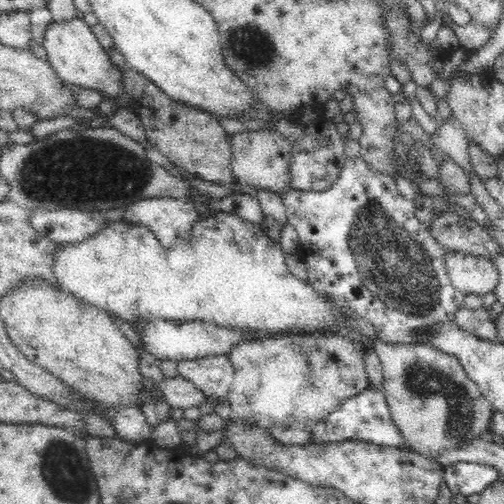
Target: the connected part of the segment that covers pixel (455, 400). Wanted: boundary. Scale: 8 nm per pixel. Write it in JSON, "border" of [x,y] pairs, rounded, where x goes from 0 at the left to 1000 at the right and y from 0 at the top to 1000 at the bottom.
{"border":[[[754,673],[742,681],[742,694],[758,726],[762,748],[758,776],[772,804],[774,825],[796,851],[796,863],[804,867],[806,893],[819,893],[833,905],[855,907],[857,913],[863,913],[863,901],[873,891],[929,883],[956,857],[972,853],[978,806],[970,790],[954,780],[944,758],[933,754],[915,716],[905,706],[881,700],[875,692],[857,690],[847,683],[778,683]]]}

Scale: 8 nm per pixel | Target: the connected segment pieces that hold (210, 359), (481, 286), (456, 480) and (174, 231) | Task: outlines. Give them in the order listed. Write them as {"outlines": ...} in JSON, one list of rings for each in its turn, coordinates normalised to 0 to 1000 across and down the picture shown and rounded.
{"outlines":[[[[419,700],[395,712],[351,716],[351,736],[411,792],[448,790],[464,754],[464,728],[448,700]]],[[[889,498],[881,508],[881,524],[899,569],[923,585],[946,583],[956,589],[968,579],[982,579],[990,548],[988,538],[980,532],[980,522],[972,520],[972,512],[921,504],[909,498]]],[[[901,919],[879,927],[879,950],[897,980],[950,980],[994,940],[976,927],[940,919]]],[[[361,393],[278,395],[244,415],[246,438],[294,450],[325,492],[337,492],[353,468],[373,472],[397,431],[385,403]]]]}

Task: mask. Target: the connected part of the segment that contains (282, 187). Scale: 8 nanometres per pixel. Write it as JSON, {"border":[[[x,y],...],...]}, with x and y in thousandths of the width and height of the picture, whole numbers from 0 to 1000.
{"border":[[[540,254],[516,256],[510,262],[486,260],[454,270],[458,286],[458,335],[462,349],[476,365],[532,377],[560,387],[577,377],[575,306],[579,288],[556,264]]]}

